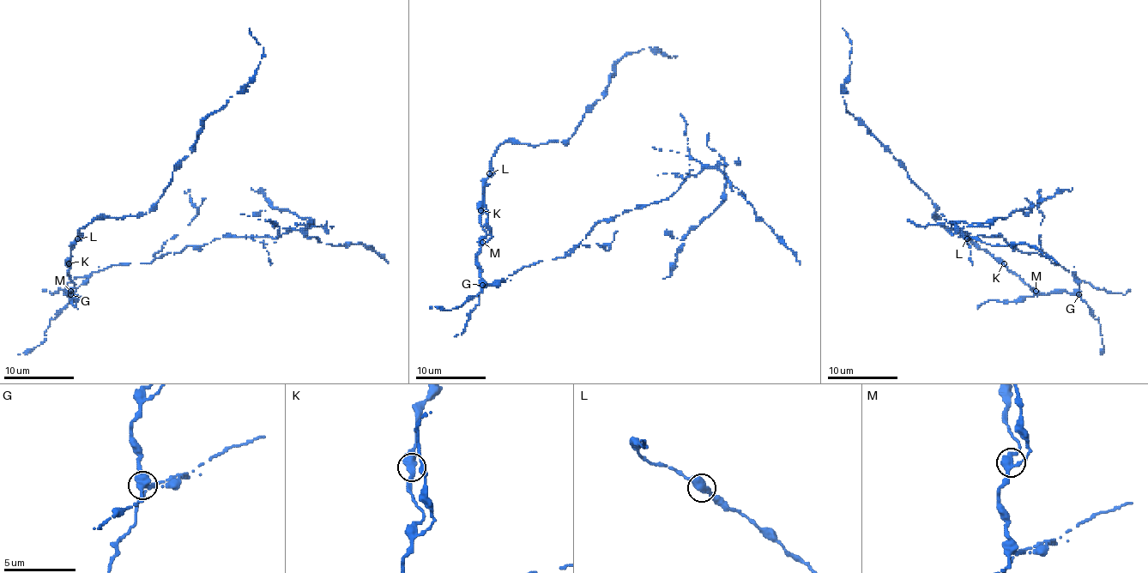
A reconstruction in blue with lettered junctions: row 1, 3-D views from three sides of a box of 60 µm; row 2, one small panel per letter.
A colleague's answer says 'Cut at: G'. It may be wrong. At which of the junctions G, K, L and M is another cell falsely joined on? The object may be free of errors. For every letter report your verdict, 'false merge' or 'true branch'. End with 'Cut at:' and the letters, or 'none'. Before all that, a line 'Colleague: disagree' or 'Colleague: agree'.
Colleague: agree
G: false merge
K: true branch
L: true branch
M: true branch
Cut at: G

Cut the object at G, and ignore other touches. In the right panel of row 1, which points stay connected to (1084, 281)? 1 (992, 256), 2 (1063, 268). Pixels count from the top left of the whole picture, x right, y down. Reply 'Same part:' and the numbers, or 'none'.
Same part: 2

